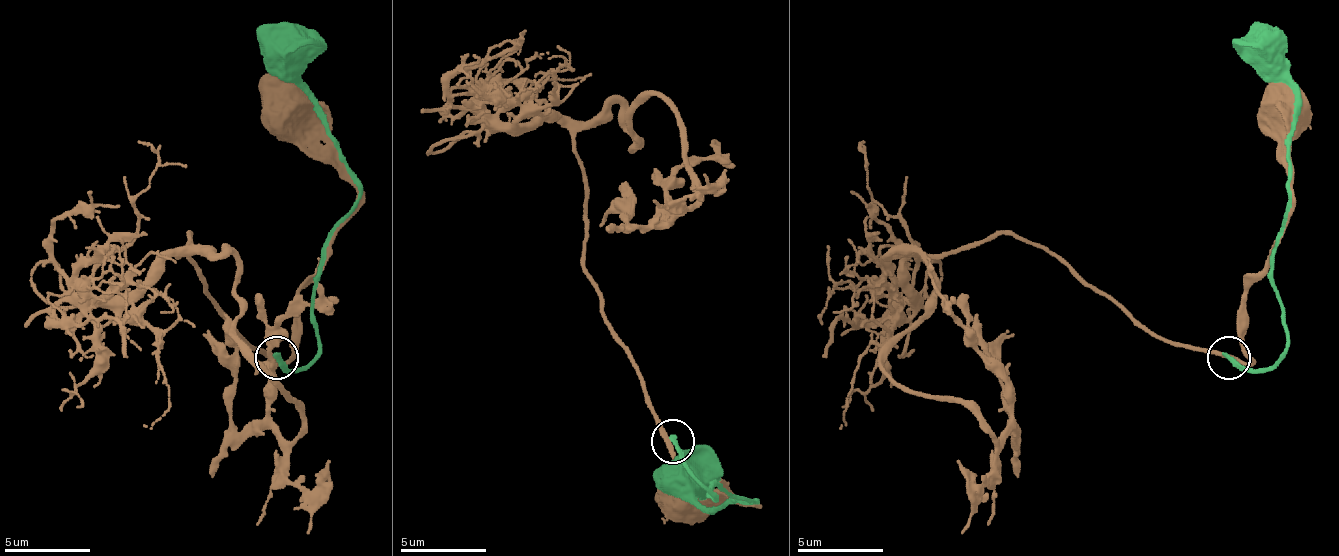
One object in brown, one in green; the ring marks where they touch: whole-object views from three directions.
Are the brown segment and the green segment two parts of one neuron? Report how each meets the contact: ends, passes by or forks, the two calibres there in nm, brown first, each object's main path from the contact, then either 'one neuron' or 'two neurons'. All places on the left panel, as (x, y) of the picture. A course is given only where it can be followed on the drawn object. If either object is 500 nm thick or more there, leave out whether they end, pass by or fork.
brown passes by; green ends there; 260 nm thick on the brown side, 260 nm on the other; brown runs (273, 356), (178, 253), (234, 257), (234, 339), (303, 416), (290, 442), (269, 335), (320, 296), (316, 257); green runs (277, 356), (286, 369), (316, 356), (320, 248), (359, 197), (359, 180), (299, 63), (260, 25); two neurons

